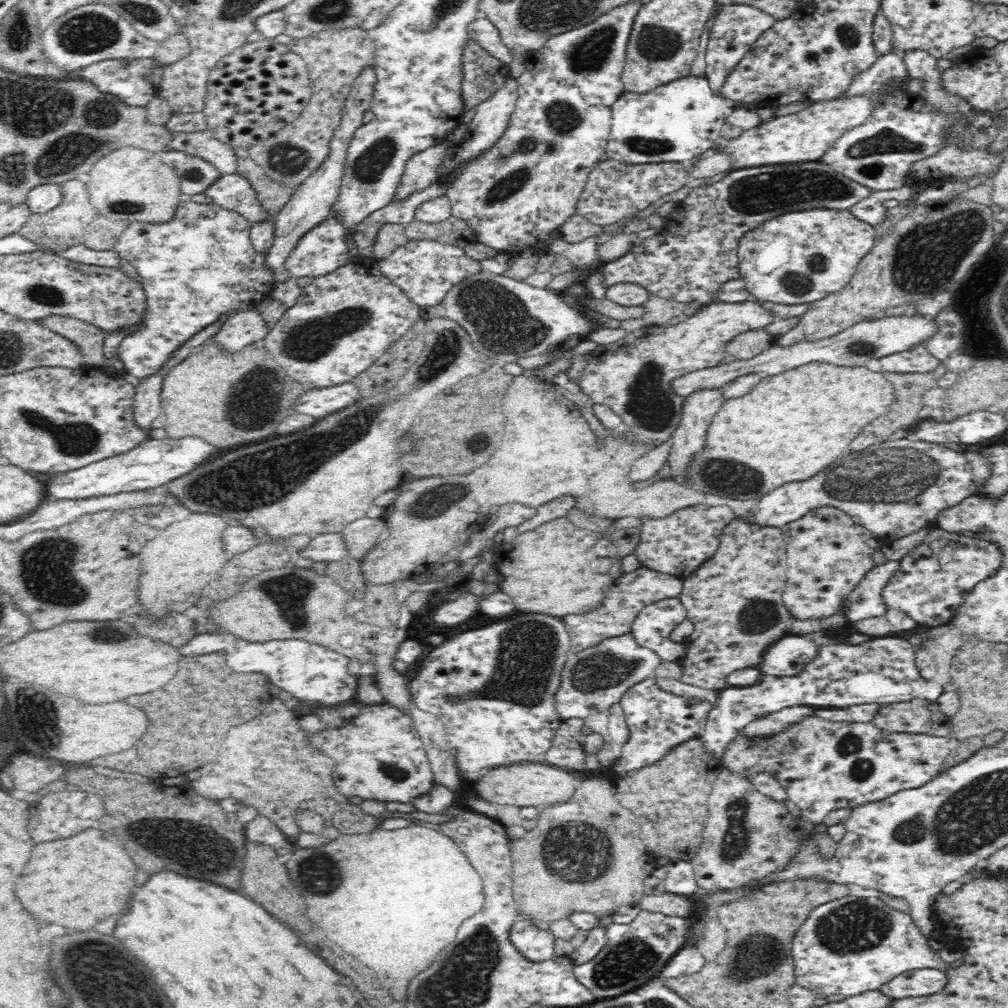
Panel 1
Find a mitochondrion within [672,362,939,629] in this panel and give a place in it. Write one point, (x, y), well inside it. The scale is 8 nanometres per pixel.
(725, 476)

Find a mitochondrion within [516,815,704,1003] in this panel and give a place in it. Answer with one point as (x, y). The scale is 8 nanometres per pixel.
(630, 960)

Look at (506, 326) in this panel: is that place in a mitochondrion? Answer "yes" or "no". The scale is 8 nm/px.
yes

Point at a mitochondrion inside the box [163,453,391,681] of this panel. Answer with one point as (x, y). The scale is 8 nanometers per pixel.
(289, 595)

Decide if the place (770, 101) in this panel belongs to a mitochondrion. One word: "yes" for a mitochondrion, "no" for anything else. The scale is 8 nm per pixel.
no

